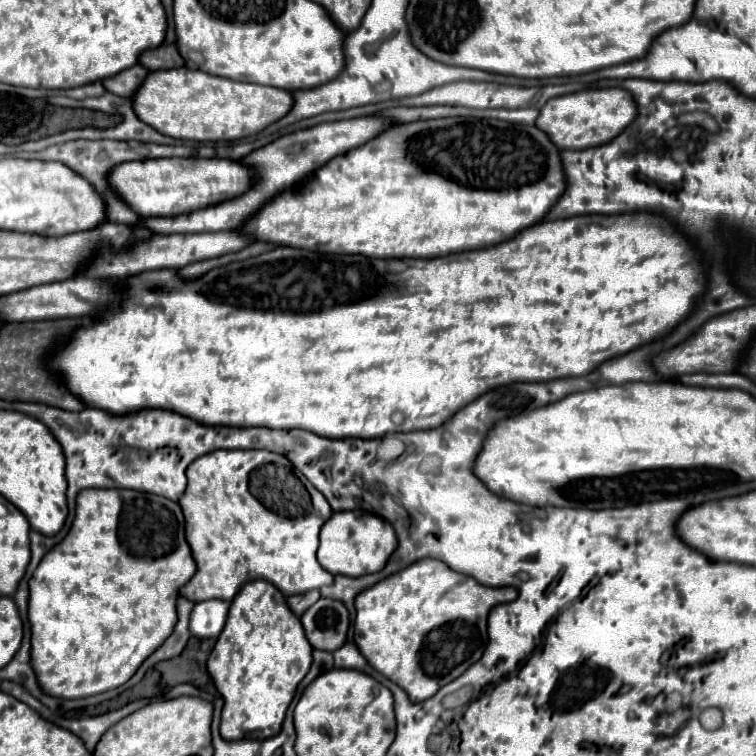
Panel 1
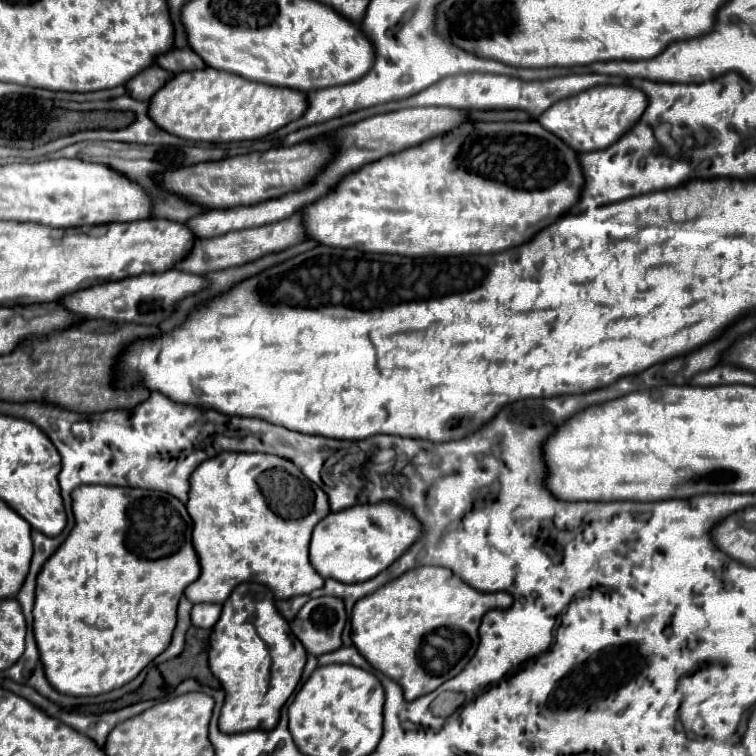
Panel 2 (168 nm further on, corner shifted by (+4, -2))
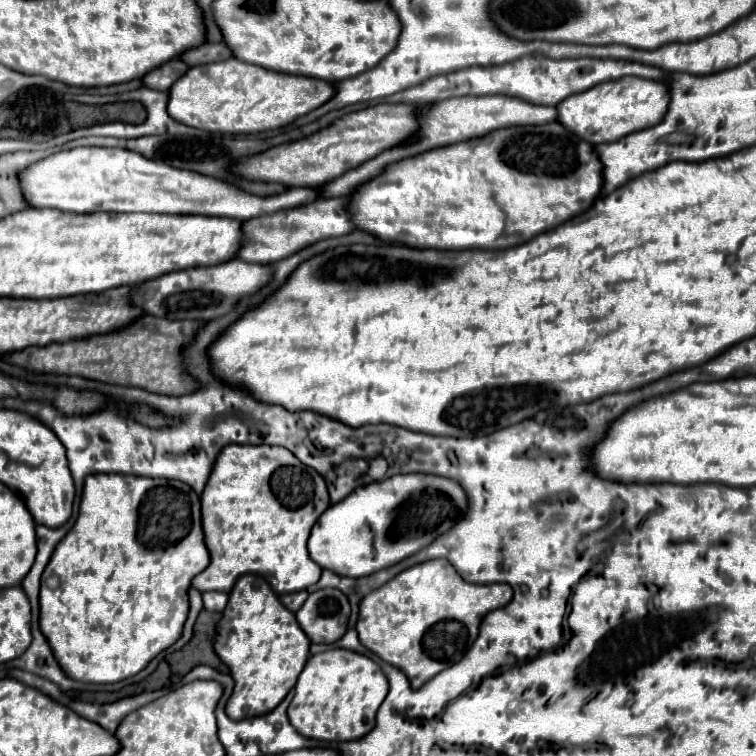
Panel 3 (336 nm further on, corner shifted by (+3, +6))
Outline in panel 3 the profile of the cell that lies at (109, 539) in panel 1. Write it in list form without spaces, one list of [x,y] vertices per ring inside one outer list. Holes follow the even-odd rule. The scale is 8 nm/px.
[[[88,475],[78,519],[56,545],[42,575],[40,629],[60,667],[68,677],[90,683],[118,683],[142,671],[158,653],[180,639],[188,617],[190,583],[208,563],[200,525],[200,497],[190,485],[138,475]]]

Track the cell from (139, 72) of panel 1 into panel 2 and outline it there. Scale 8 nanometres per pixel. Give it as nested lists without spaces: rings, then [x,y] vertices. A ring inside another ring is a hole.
[[[151,65],[147,67],[147,71],[141,71],[139,75],[135,75],[135,79],[129,79],[125,89],[127,95],[139,101],[149,101],[153,97],[153,93],[163,87],[163,83],[171,77],[169,71],[161,69],[159,65]]]

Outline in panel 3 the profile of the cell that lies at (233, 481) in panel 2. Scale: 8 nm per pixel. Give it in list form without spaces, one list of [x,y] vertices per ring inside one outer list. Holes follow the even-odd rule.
[[[228,445],[218,455],[206,489],[202,493],[202,527],[206,547],[210,551],[210,565],[198,573],[192,587],[198,591],[230,591],[240,575],[256,573],[268,579],[276,593],[302,591],[320,579],[320,565],[316,565],[306,549],[310,529],[316,519],[330,505],[326,483],[312,467],[302,465],[288,449],[274,445]]]

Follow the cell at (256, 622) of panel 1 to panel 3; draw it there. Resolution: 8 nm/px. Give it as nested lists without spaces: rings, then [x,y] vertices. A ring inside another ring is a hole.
[[[242,575],[234,589],[230,591],[228,607],[224,609],[222,619],[216,625],[216,643],[214,649],[218,657],[230,667],[230,673],[234,677],[234,693],[226,705],[226,715],[230,719],[248,719],[256,715],[264,715],[272,711],[296,685],[296,679],[300,671],[306,665],[310,639],[304,635],[300,625],[296,623],[296,617],[292,611],[288,611],[276,597],[276,593],[270,589],[264,577],[260,575]]]

